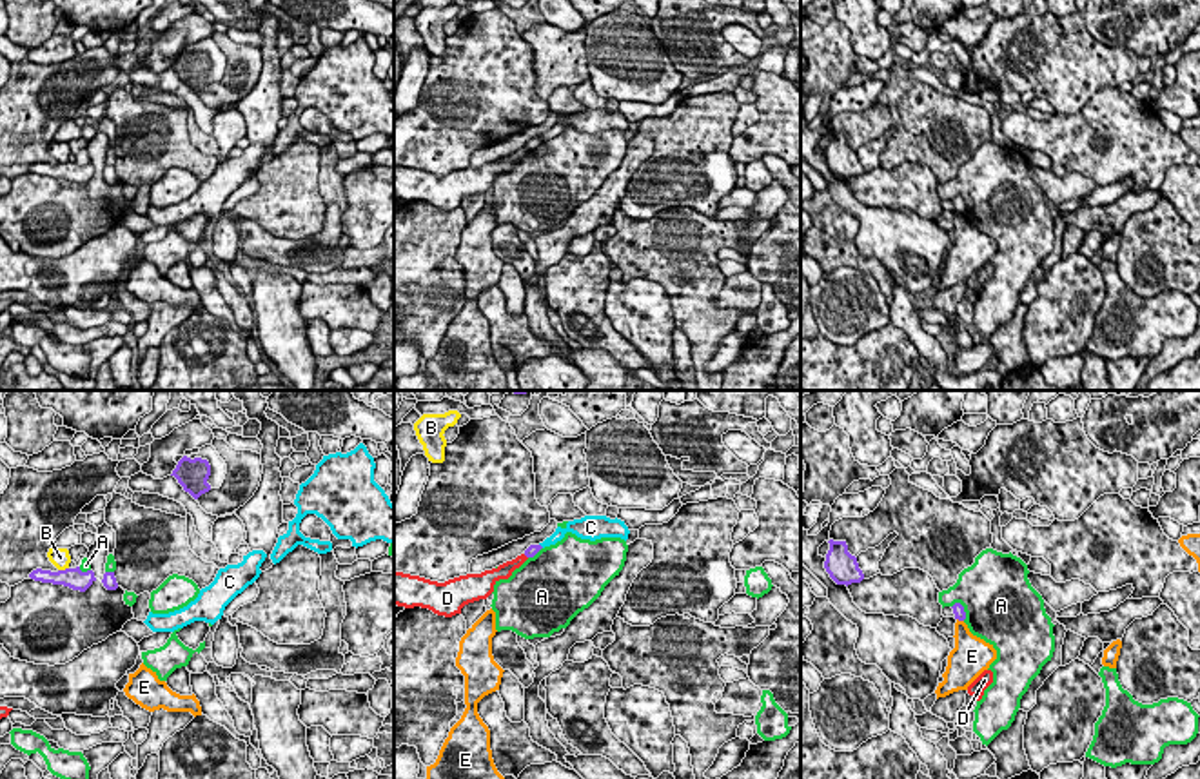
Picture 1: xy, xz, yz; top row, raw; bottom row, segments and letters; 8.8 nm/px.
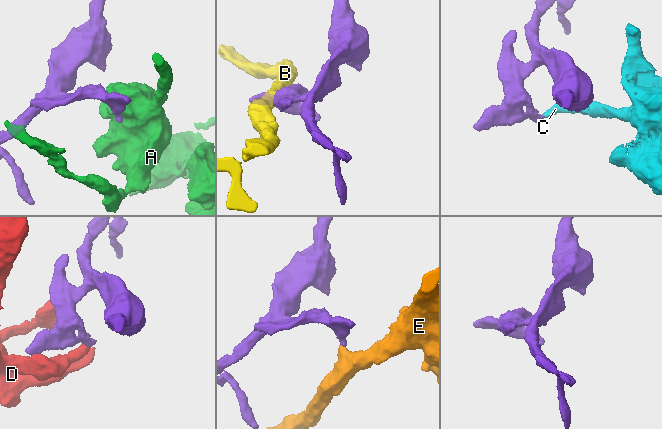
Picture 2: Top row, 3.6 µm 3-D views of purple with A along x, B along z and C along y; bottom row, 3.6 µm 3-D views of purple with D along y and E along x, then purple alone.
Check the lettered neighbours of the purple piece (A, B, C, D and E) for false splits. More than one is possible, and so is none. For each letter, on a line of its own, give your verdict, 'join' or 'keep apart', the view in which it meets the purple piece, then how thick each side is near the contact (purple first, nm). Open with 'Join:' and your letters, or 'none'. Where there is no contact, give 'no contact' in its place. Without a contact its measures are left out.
Join: none
A: keep apart | yz | 100/480 nm
B: keep apart | xy | 190/170 nm
C: keep apart | no contact
D: keep apart | no contact
E: keep apart | yz | 100/240 nm

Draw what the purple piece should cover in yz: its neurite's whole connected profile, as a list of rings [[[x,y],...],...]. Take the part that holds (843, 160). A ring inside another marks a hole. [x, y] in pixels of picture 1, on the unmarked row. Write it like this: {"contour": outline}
{"contour": [[[830,133],[824,162],[837,178],[861,176],[864,173],[857,151],[848,145],[846,134]]]}

